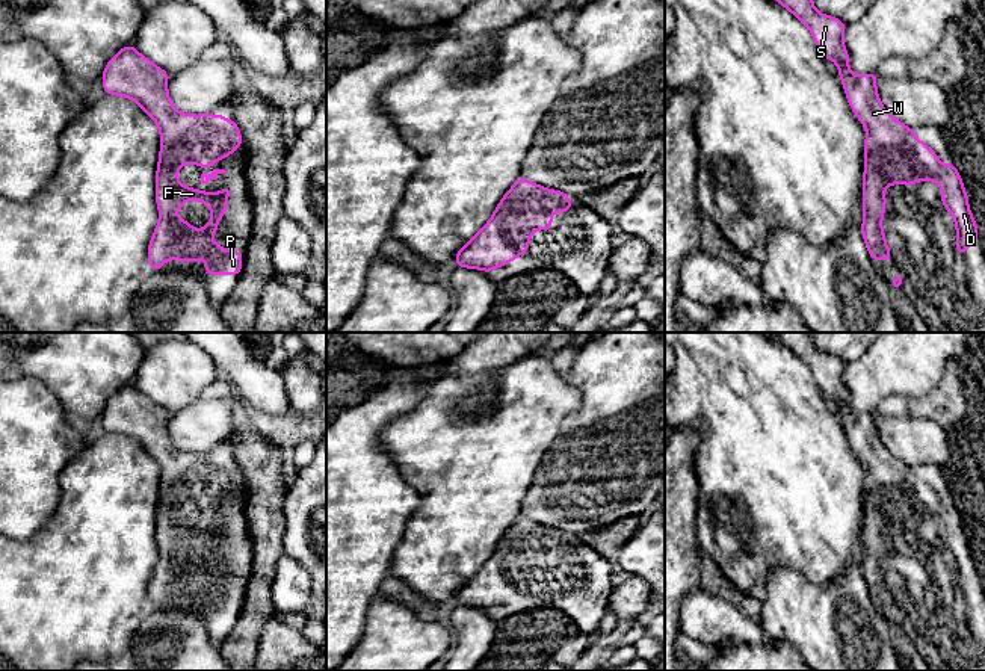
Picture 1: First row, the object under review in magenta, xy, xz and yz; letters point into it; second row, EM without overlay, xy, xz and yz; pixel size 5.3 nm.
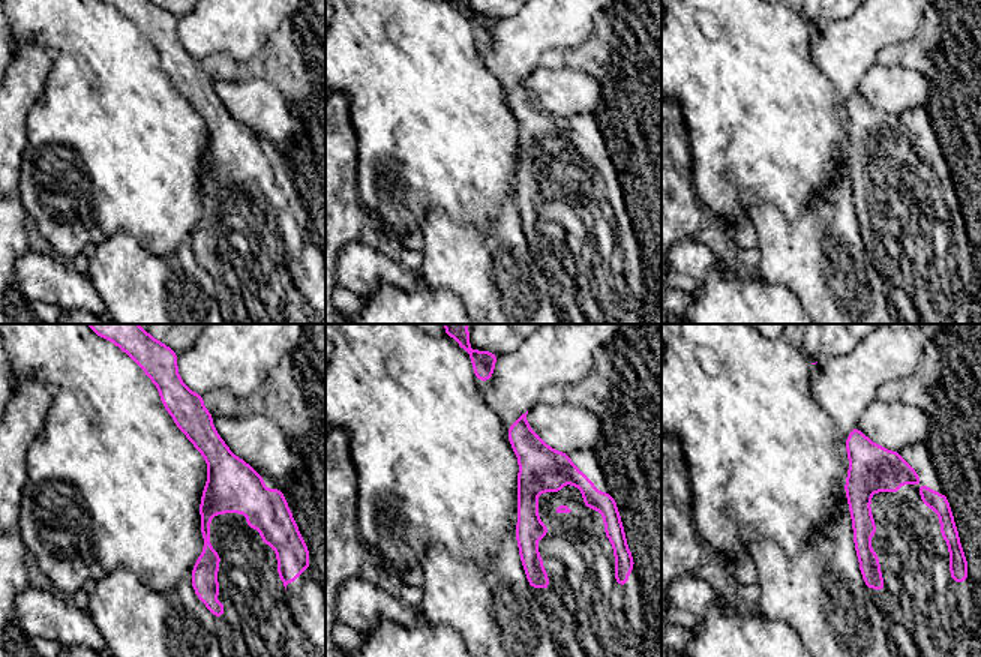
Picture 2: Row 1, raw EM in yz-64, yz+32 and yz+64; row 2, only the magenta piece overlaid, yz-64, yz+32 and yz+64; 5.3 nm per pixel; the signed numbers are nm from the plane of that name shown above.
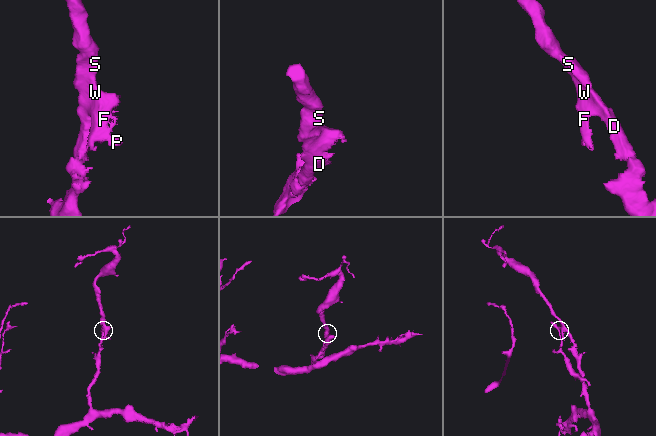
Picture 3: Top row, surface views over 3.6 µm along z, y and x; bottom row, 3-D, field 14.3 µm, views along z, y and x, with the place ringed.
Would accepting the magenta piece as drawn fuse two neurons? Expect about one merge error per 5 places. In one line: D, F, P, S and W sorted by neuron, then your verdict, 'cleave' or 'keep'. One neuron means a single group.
groups D F P S W; keep

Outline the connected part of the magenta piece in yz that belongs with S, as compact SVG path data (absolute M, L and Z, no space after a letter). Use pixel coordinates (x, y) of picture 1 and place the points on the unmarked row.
M773 332L773 336L811 369L822 393L837 402L849 444L867 467L861 571L870 598L893 597L881 565L887 544L884 527L888 523L912 524L920 518L934 518L943 526L943 546L955 556L958 594L965 592L970 582L979 577L979 571L953 500L943 503L935 490L914 473L914 467L903 464L884 447L876 432L878 411L864 414L851 411L849 393L843 382L846 366L843 360L817 351L810 332Z

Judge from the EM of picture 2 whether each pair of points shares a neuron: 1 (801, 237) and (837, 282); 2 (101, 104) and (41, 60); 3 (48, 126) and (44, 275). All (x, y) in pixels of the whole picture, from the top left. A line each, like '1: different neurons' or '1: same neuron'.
1: same neuron
2: different neurons
3: different neurons

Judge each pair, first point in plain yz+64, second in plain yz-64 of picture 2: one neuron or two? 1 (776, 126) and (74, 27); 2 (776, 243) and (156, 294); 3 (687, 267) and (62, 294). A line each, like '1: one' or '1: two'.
1: one
2: one
3: one

